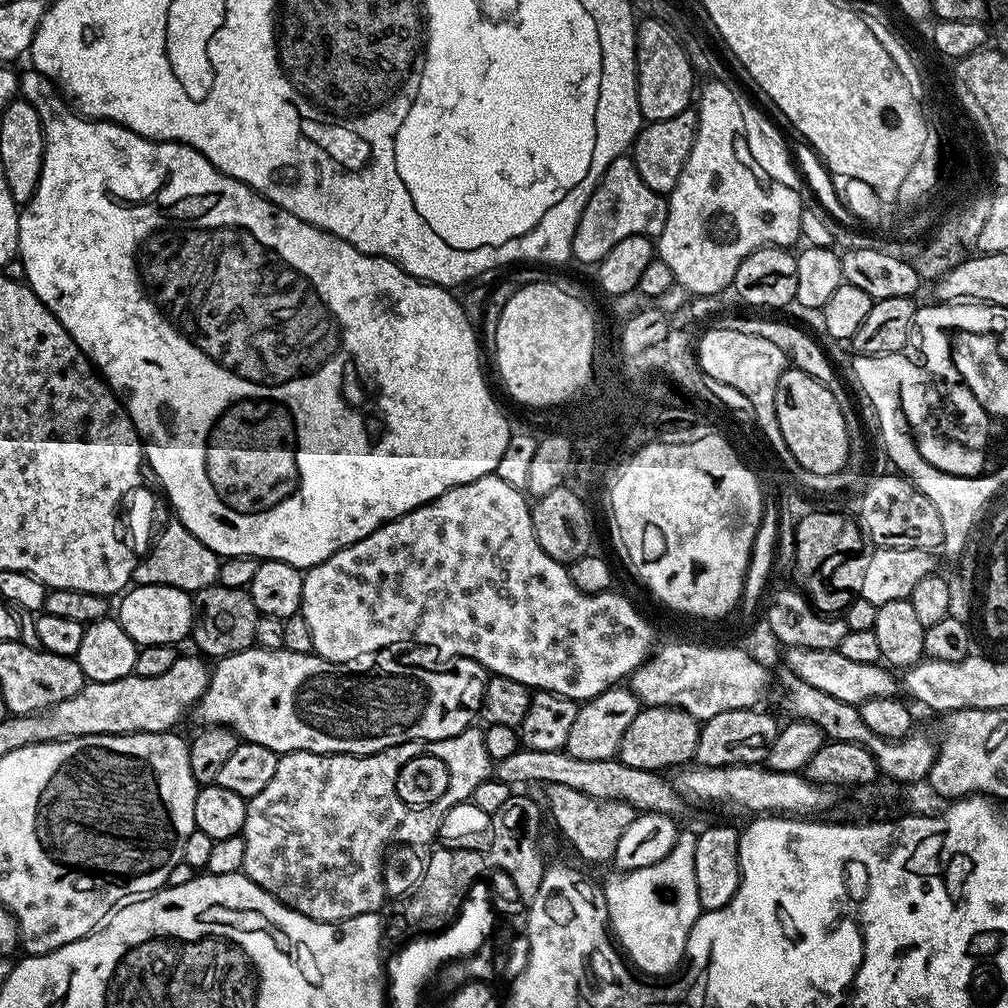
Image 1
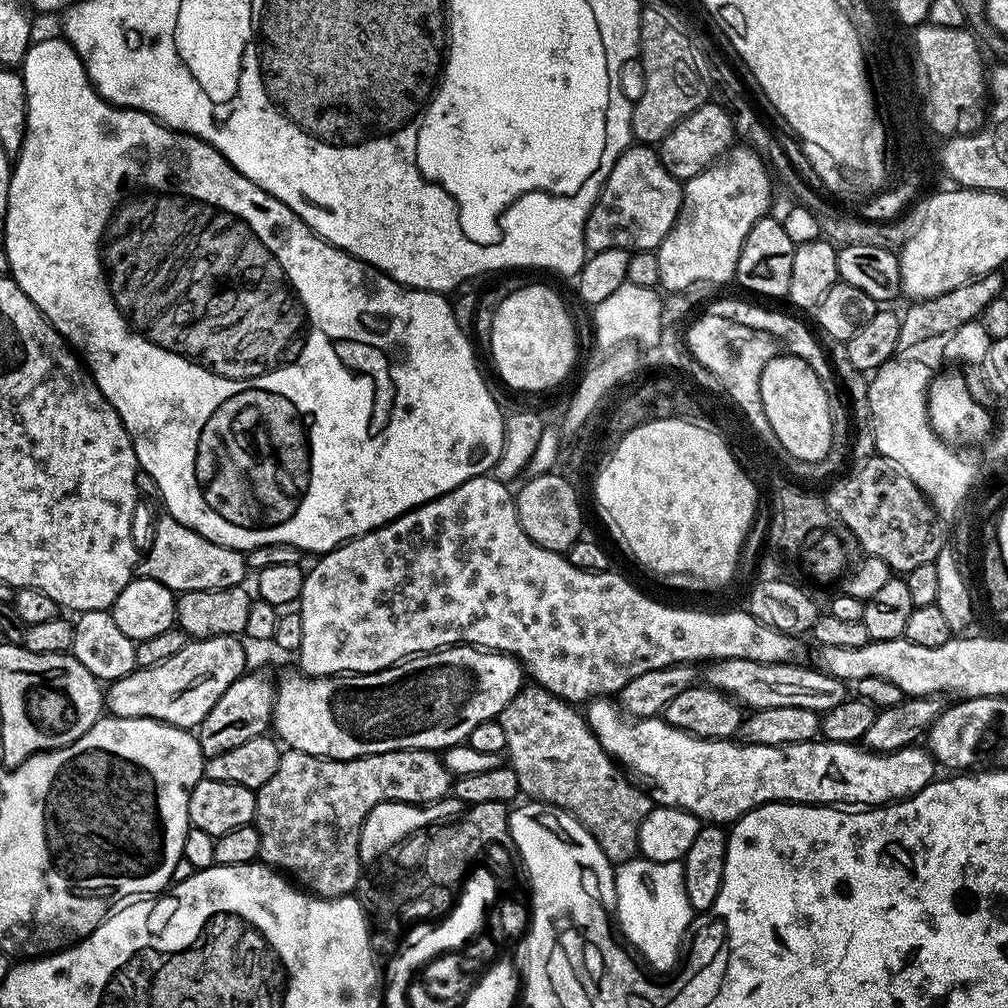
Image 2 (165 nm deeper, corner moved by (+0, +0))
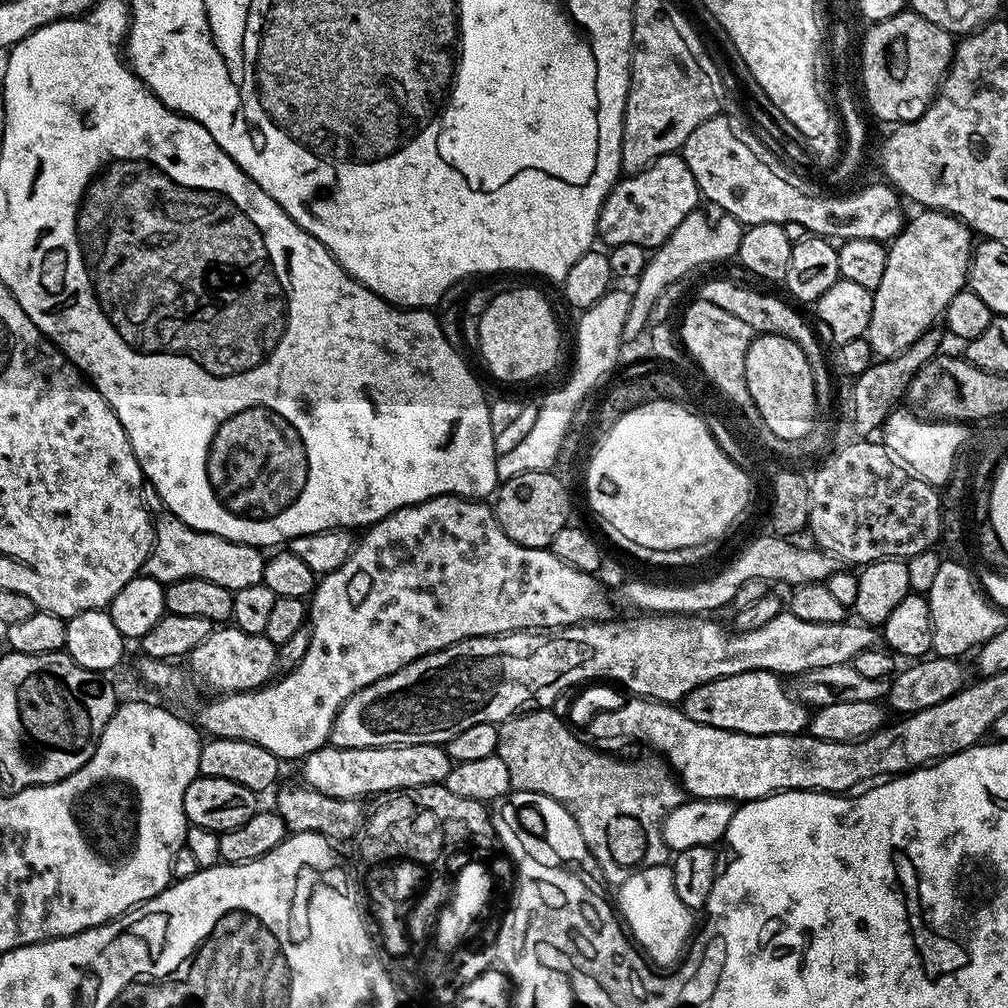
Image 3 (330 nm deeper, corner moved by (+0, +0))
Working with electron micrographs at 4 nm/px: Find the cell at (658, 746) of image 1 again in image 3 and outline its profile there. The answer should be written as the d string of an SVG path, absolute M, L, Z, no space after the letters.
M743 672L742 674L730 674L719 676L716 680L707 680L700 684L690 694L686 694L682 701L682 709L694 722L702 723L704 726L714 726L731 732L742 734L754 734L755 736L778 736L788 734L797 727L796 713L798 708L783 691L776 689L773 673L771 672Z

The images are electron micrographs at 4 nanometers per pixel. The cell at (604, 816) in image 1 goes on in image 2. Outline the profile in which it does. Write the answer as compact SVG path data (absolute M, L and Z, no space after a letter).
M539 686L525 687L498 717L502 730L506 730L506 756L512 759L510 766L518 774L520 791L529 801L553 804L555 808L569 812L596 839L606 858L619 866L637 855L638 830L654 804L647 791L635 788L623 776L617 761L605 752L589 728L587 719L572 708L575 707L569 701Z

